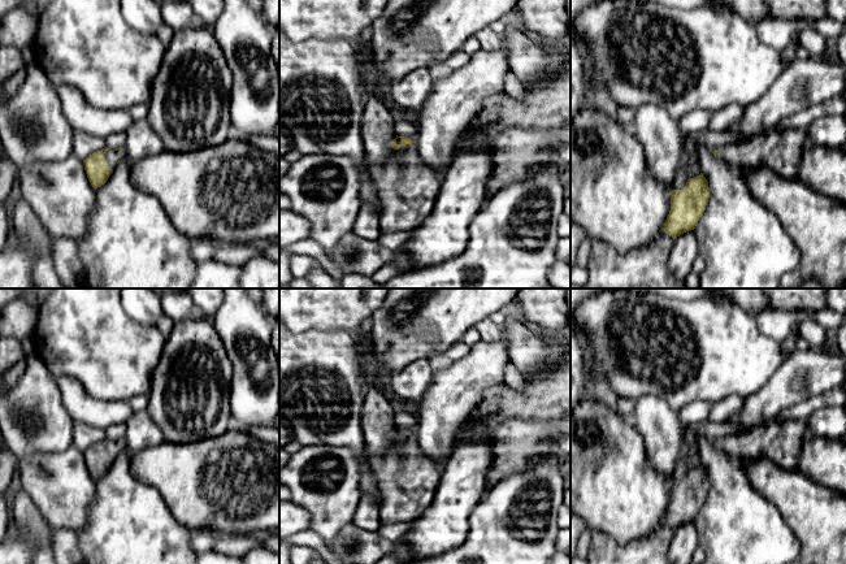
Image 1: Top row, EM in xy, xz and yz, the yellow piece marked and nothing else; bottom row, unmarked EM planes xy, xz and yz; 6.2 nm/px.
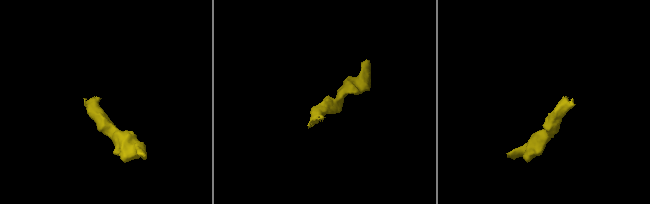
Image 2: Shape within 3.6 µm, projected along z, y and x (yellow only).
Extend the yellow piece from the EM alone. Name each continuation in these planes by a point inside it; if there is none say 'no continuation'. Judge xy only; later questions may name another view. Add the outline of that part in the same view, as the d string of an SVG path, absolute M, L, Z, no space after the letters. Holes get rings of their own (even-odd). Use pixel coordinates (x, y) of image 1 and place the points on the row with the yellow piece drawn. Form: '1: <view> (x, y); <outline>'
1: xy (112, 157); M121 147L118 151L103 151L103 155L105 157L108 169L114 169L117 162L126 157L126 151L123 147Z

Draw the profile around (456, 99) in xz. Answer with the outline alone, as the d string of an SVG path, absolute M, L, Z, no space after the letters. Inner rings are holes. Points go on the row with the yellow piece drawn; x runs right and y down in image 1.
M503 45L494 51L480 49L460 69L434 81L434 88L417 112L416 148L421 162L435 174L444 173L454 157L454 149L461 134L470 126L486 99L504 92L504 77L509 71Z

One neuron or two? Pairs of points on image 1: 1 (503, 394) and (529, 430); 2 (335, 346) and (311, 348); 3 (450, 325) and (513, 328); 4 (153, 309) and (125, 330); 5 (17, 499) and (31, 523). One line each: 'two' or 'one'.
1: one
2: one
3: two
4: two
5: one

